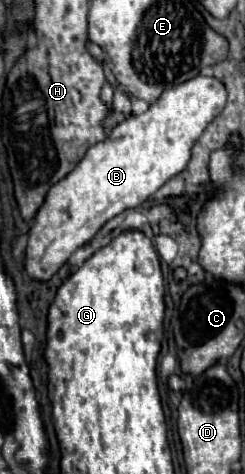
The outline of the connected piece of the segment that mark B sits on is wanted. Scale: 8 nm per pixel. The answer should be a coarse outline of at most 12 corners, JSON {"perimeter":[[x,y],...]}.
{"perimeter":[[194,77],[88,147],[26,245],[48,281],[190,161],[226,89]]}

